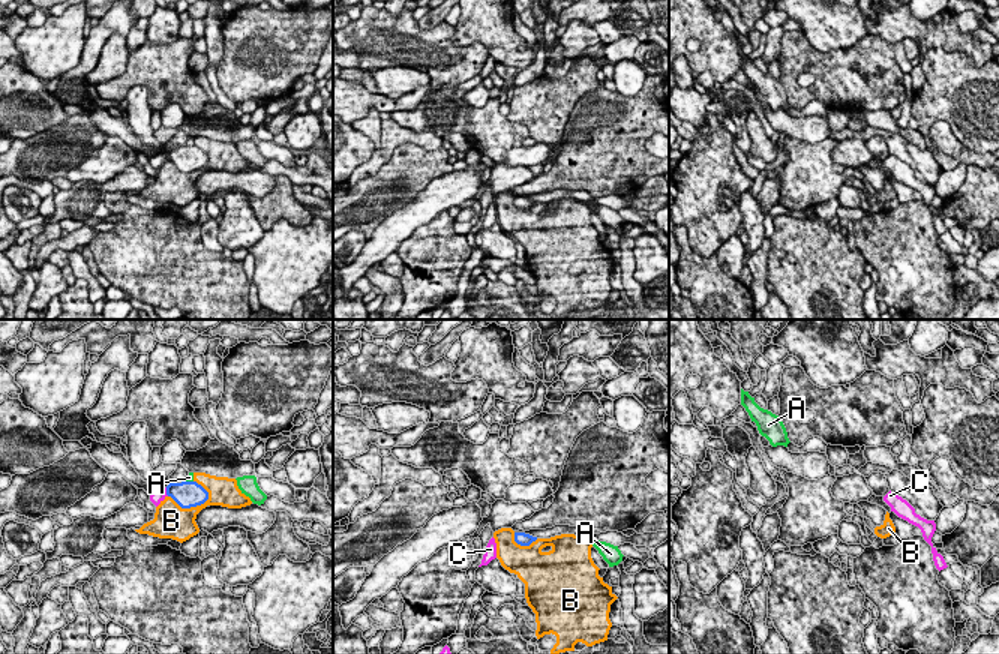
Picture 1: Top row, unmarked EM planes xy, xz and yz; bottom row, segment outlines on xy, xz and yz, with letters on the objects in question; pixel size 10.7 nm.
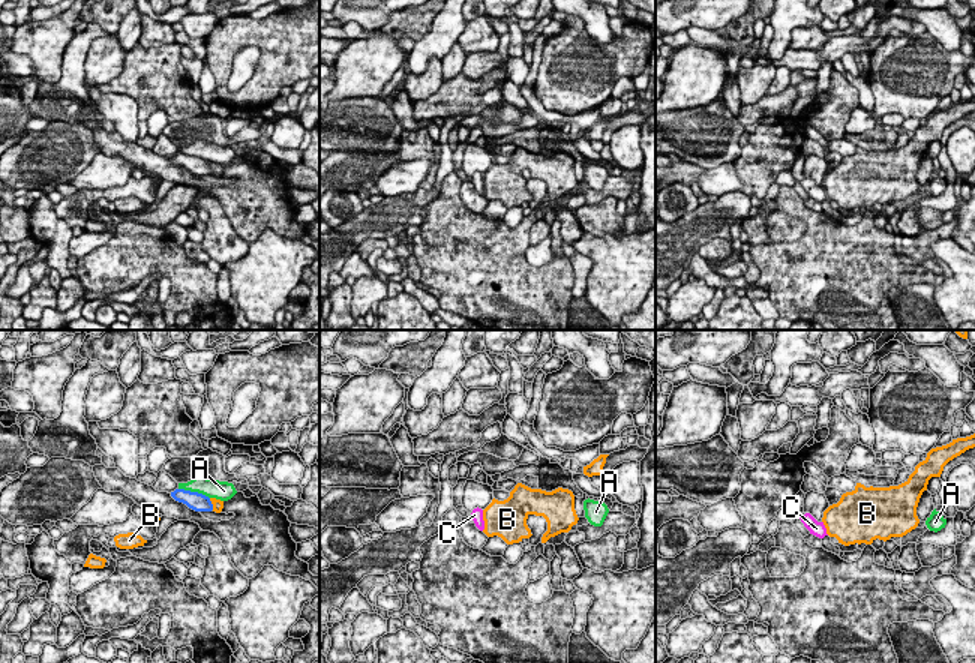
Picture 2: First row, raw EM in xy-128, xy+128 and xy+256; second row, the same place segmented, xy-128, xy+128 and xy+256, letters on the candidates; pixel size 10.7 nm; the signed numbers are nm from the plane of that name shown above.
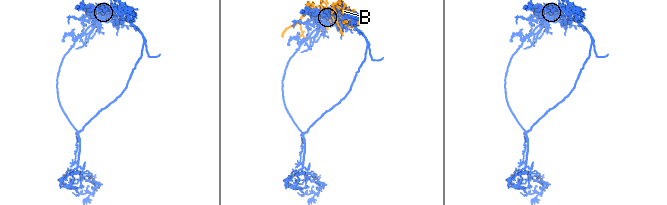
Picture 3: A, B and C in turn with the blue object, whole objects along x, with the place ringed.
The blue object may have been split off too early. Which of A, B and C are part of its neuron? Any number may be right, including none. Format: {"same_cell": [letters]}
{"same_cell": ["C"]}

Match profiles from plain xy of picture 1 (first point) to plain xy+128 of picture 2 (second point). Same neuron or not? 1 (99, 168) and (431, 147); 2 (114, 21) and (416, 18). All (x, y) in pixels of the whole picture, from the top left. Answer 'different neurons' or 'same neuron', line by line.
1: different neurons
2: different neurons

